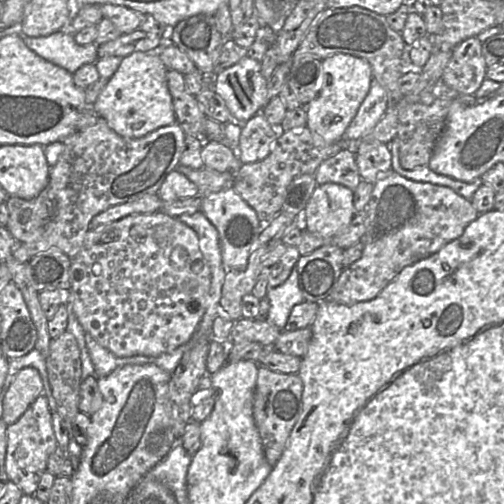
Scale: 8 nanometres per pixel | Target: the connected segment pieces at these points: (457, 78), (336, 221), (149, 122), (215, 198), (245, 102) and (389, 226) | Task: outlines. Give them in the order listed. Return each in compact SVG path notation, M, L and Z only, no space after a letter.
M470 37L452 51L441 79L460 95L474 95L486 78L487 69L482 42Z
M336 183L317 185L302 214L302 226L324 238L340 234L356 214L354 191Z
M157 51L133 52L124 57L94 102L94 112L117 134L132 139L174 123L176 115L168 89L167 70Z
M230 187L202 197L201 211L218 231L222 262L226 270L244 270L262 232L262 226L255 210L241 198L233 187Z
M244 57L217 74L212 87L224 100L233 120L245 123L269 102L267 84L261 74L261 62Z
M393 170L380 176L374 183L366 209L367 229L360 242L364 245L362 256L344 268L338 282L326 300L352 305L375 298L405 267L437 253L441 248L459 238L466 227L480 215L472 205L449 187L428 182L409 180Z

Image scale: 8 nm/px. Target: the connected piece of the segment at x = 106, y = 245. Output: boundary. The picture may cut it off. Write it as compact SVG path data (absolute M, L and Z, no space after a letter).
M159 210L153 213L130 214L103 227L94 230L89 229L81 250L71 260L70 287L65 295L65 304L68 302L72 305L73 311L85 332L89 333L99 345L116 357L158 357L164 353L172 352L191 339L206 311L210 286L210 268L200 250L199 239L195 230L176 217Z

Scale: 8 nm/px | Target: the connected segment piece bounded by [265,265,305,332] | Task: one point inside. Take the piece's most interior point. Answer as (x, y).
(283, 298)

